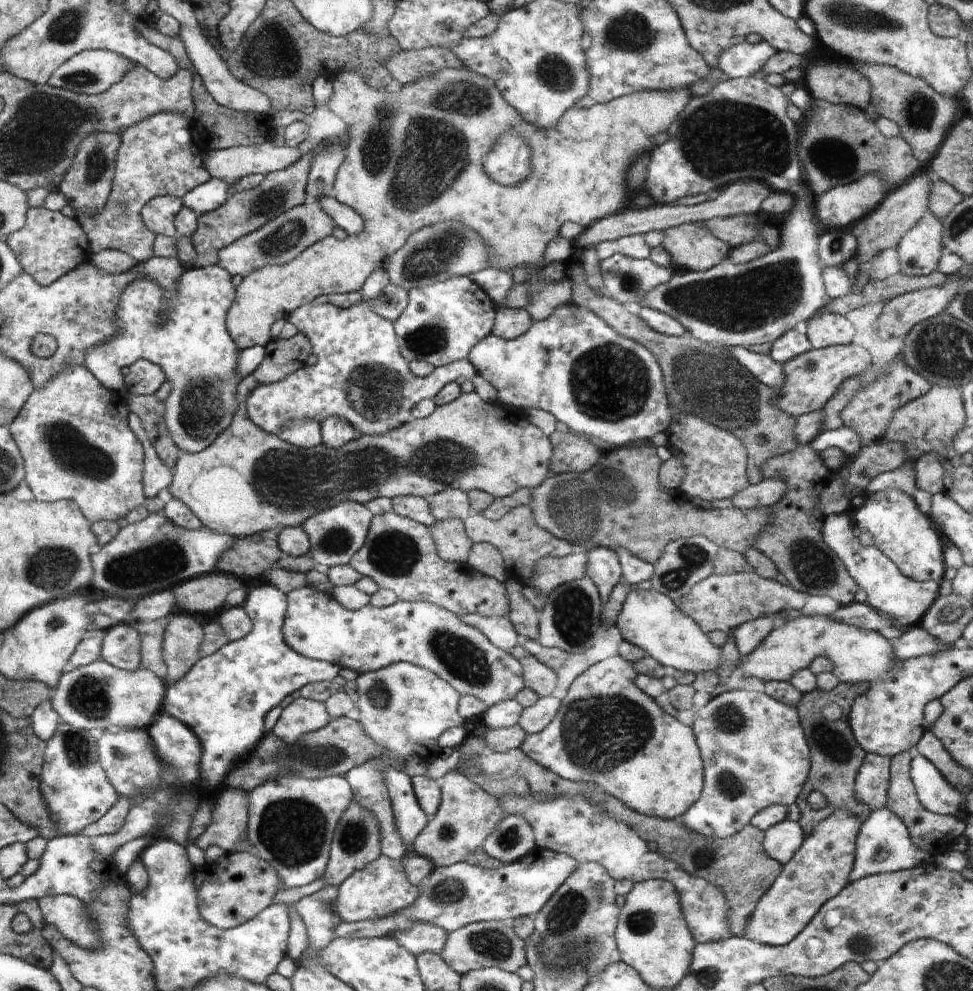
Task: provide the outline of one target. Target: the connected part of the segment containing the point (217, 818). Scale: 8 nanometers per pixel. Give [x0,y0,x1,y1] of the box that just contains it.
[195,788,252,853]

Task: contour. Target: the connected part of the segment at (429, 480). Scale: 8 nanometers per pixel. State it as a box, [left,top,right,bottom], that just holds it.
[168,332,554,538]

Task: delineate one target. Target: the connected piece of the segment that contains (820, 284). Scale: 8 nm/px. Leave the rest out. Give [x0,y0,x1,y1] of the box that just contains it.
[643,182,830,349]

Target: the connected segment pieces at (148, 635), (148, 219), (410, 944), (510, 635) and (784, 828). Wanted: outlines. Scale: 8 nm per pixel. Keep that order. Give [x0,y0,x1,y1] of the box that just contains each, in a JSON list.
[[133,616,169,681],[141,195,183,238],[390,923,448,956],[462,613,517,650],[763,818,806,865]]

